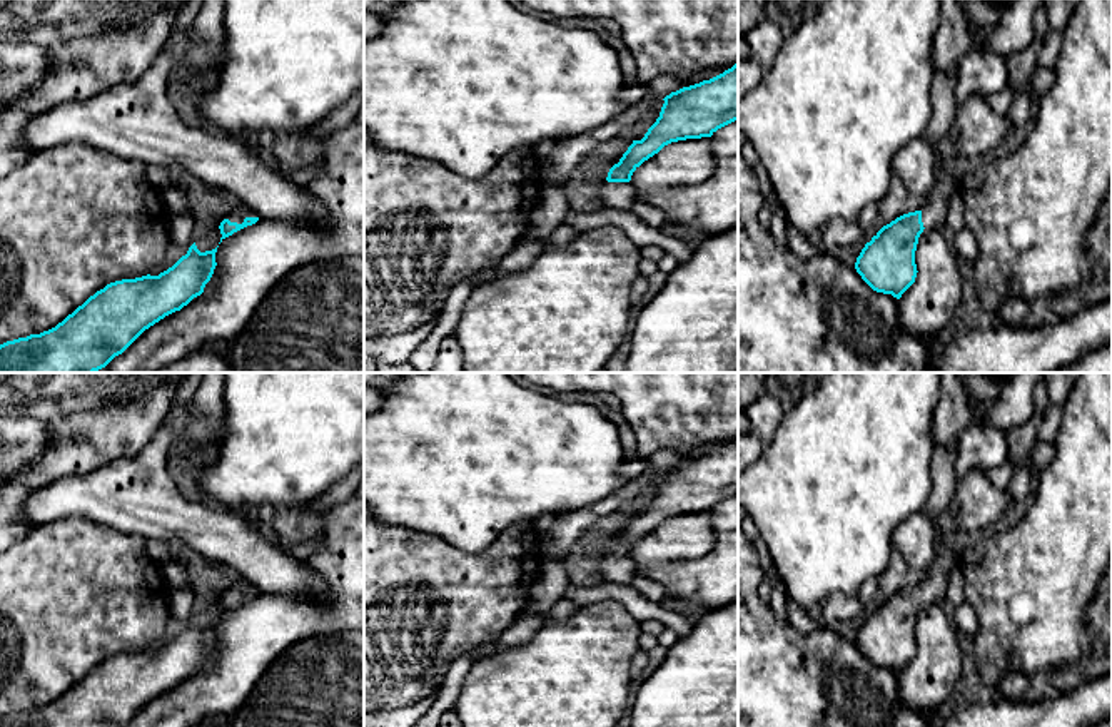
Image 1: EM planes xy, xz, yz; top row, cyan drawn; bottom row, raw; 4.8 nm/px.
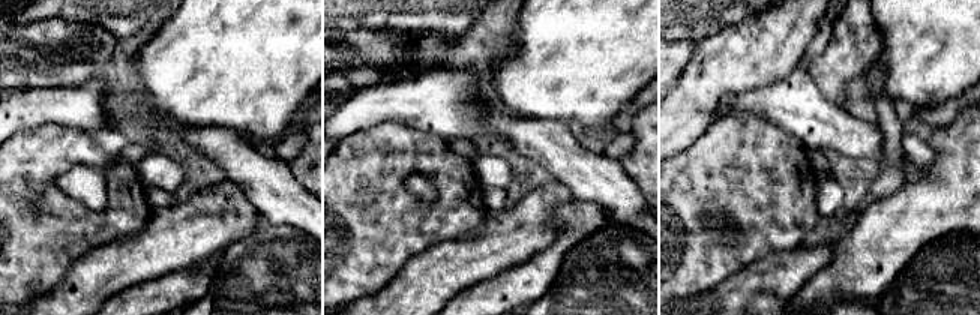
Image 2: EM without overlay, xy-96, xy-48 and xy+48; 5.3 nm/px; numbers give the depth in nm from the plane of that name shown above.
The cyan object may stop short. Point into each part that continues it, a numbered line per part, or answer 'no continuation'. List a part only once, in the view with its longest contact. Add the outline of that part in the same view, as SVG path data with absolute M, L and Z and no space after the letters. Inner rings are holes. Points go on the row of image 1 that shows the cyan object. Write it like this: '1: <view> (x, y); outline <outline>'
1: xy (241, 213); outline M240 204L230 216L230 222L242 224L245 217L259 217L250 207Z

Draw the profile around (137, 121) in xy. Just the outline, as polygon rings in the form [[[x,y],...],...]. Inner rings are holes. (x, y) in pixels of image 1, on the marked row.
[[[164,50],[149,70],[135,82],[117,85],[94,99],[65,102],[23,125],[23,142],[33,150],[50,149],[57,144],[83,142],[100,150],[135,159],[145,165],[182,165],[200,180],[232,192],[259,217],[294,224],[324,224],[326,207],[309,192],[274,172],[260,157],[260,150],[249,149],[234,135],[212,135],[197,125],[185,124],[167,97],[167,79],[177,57]]]

